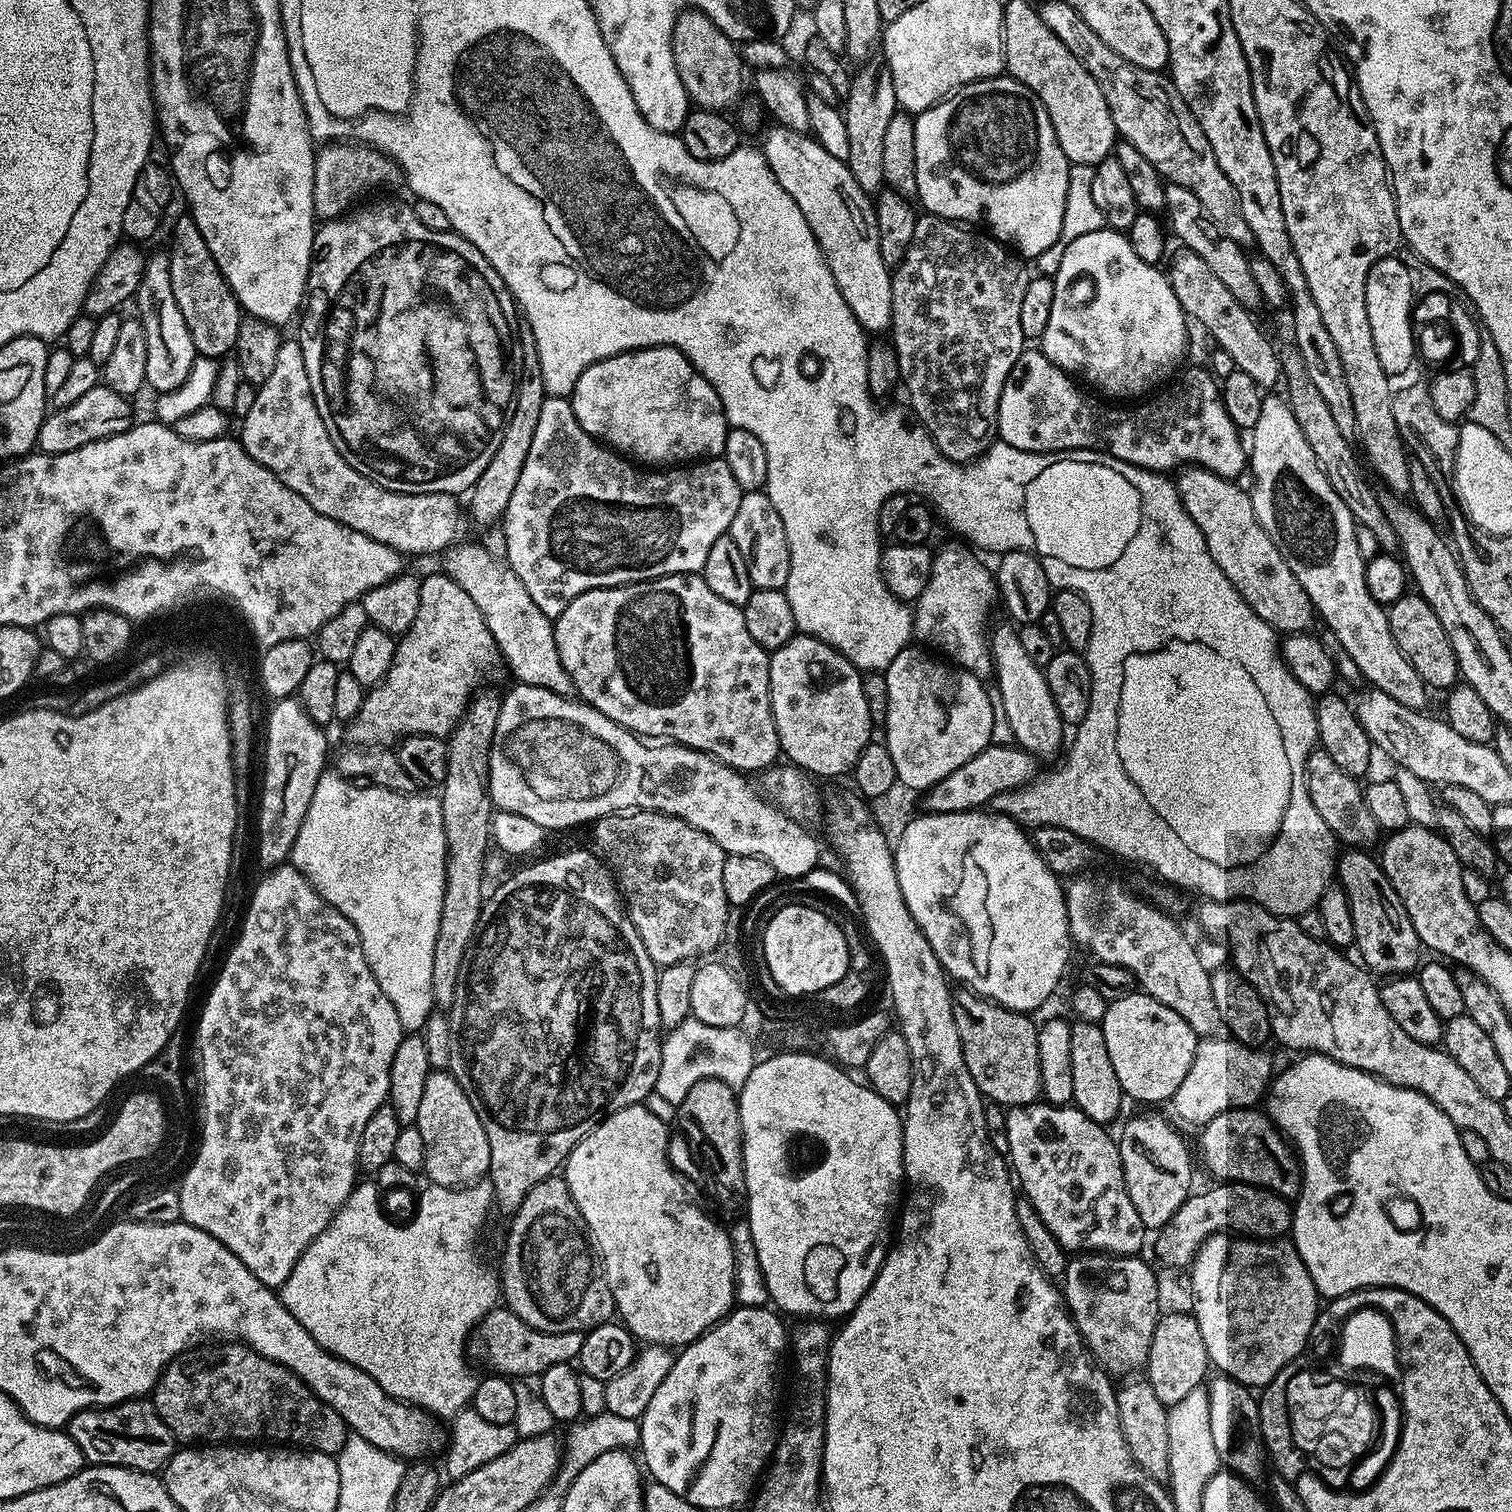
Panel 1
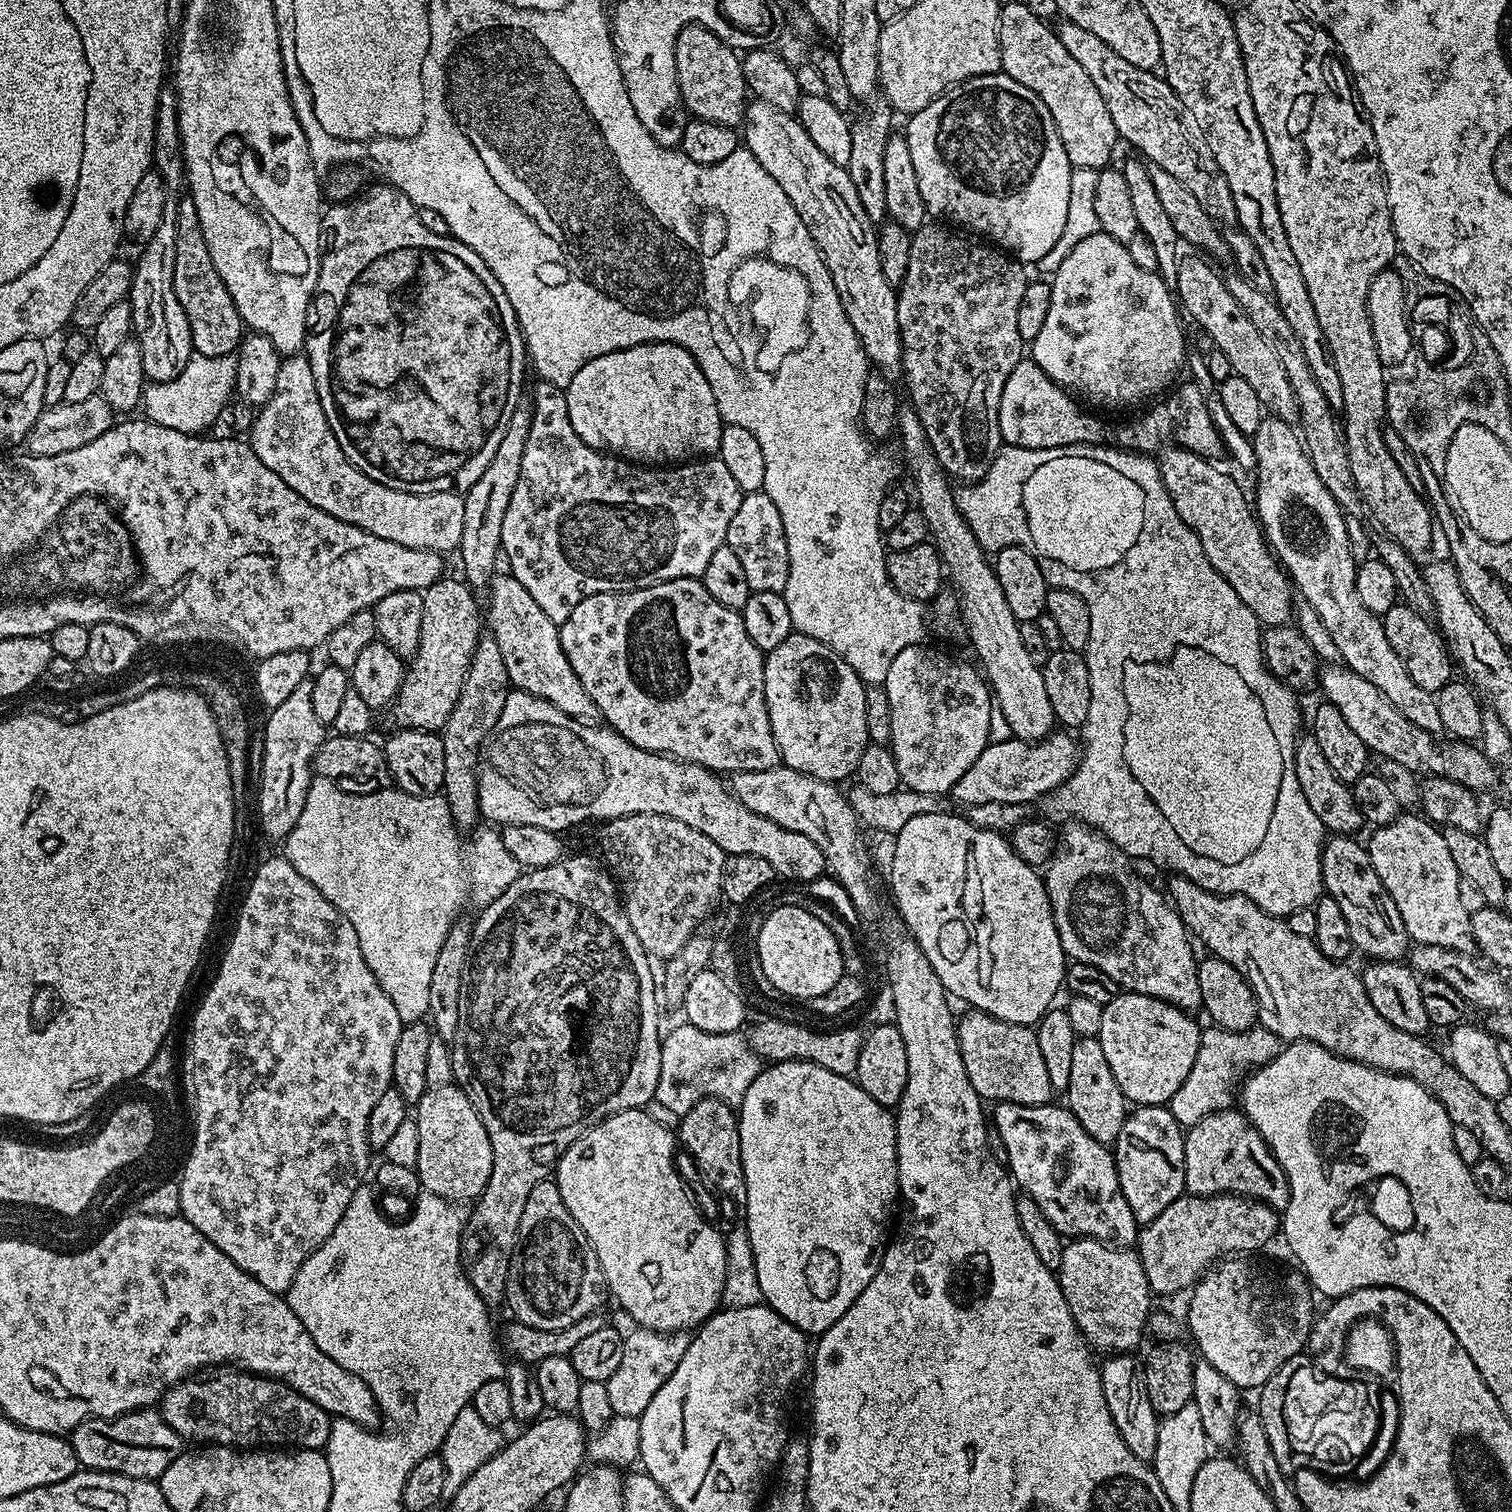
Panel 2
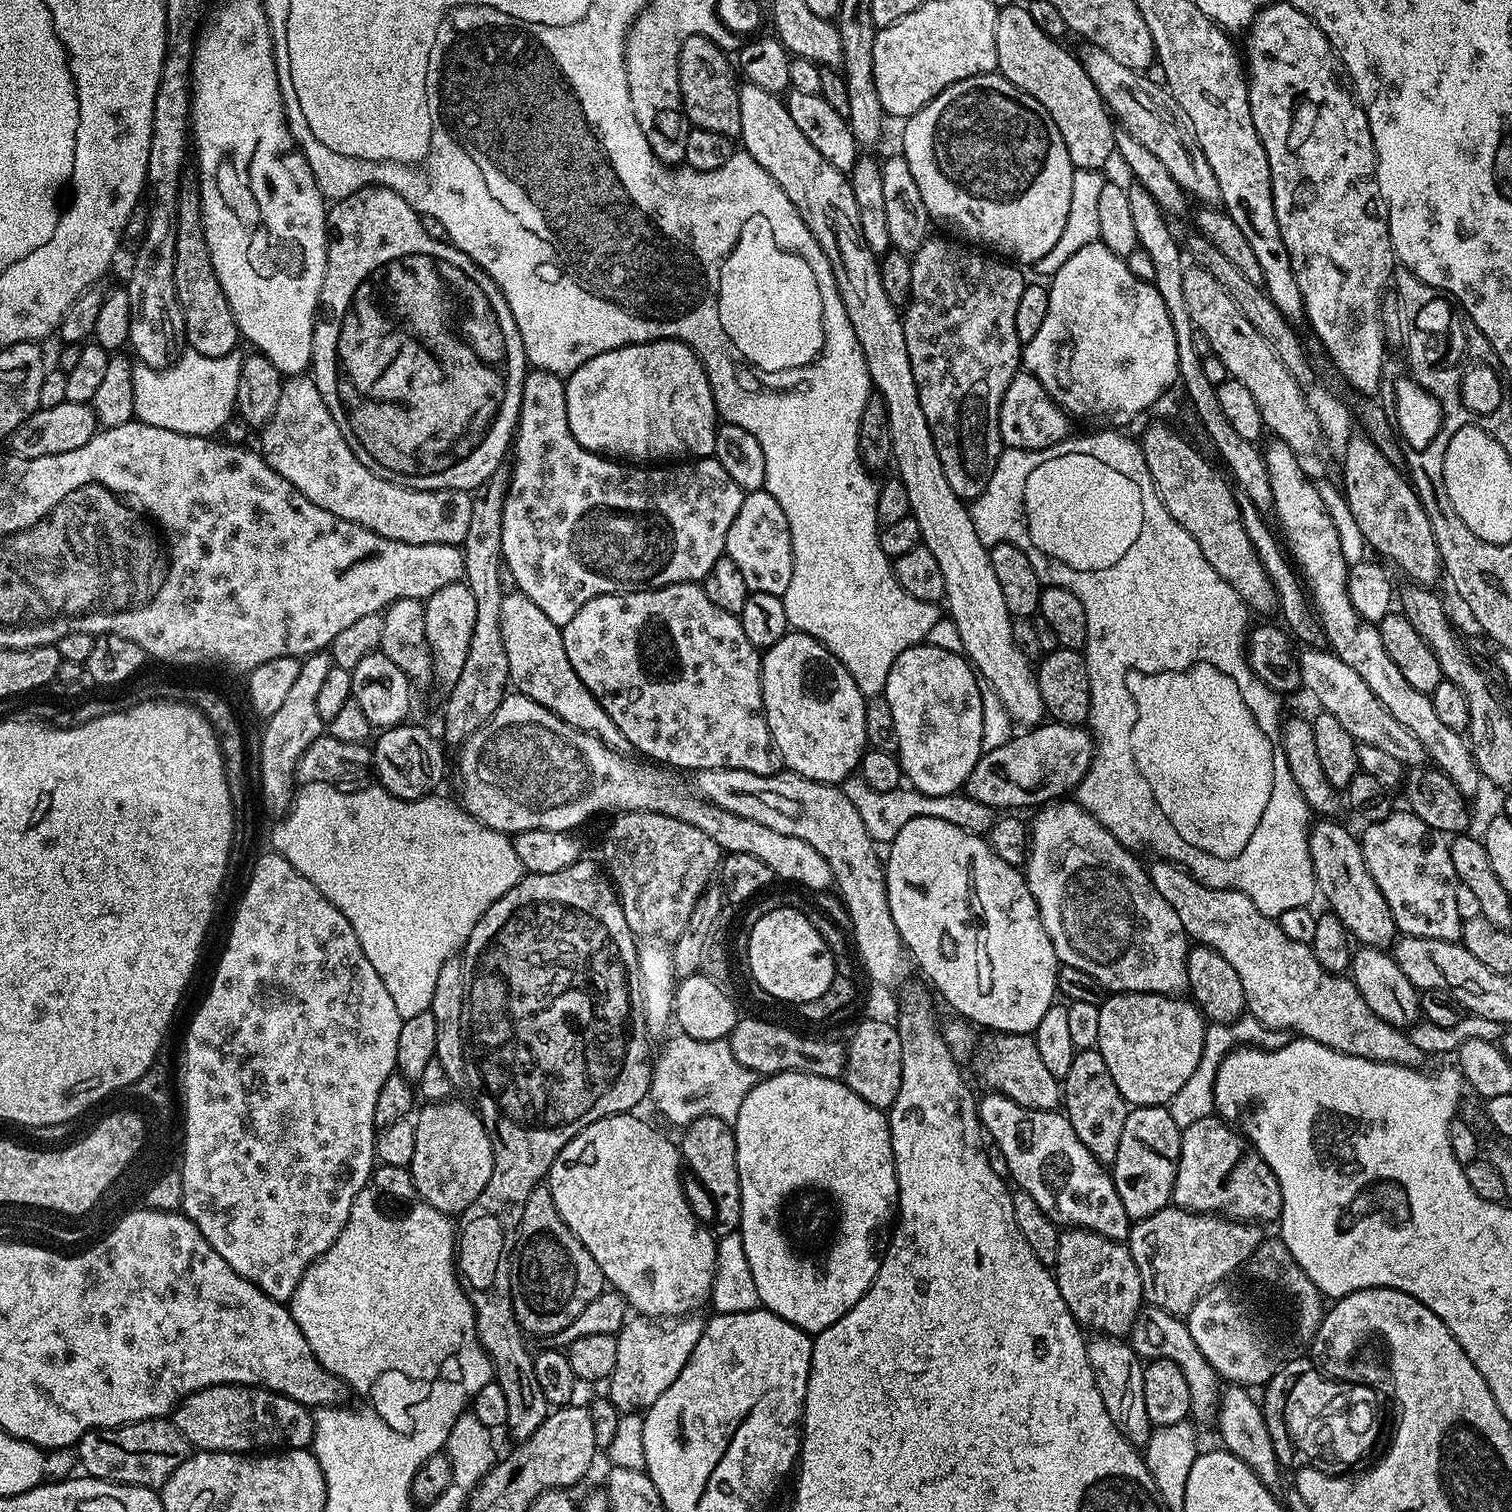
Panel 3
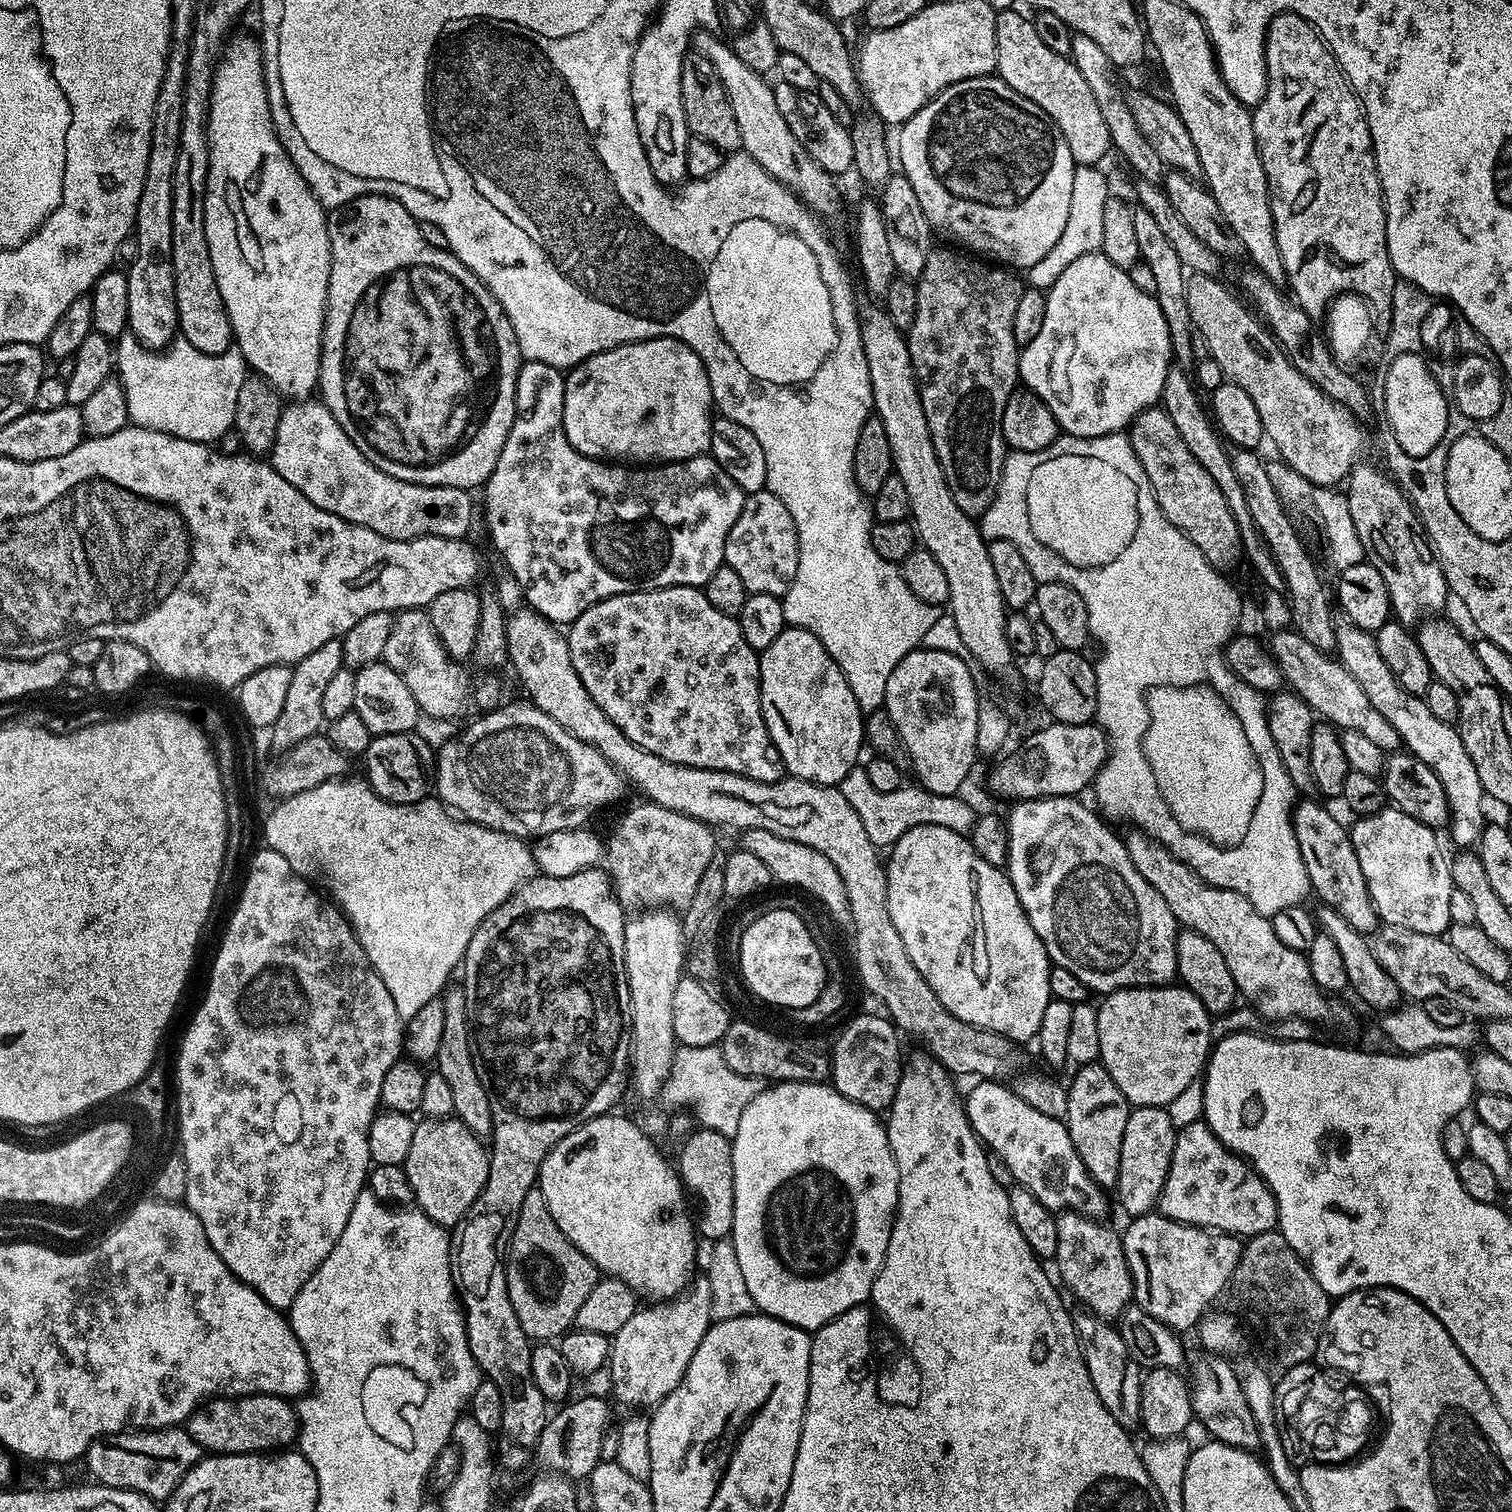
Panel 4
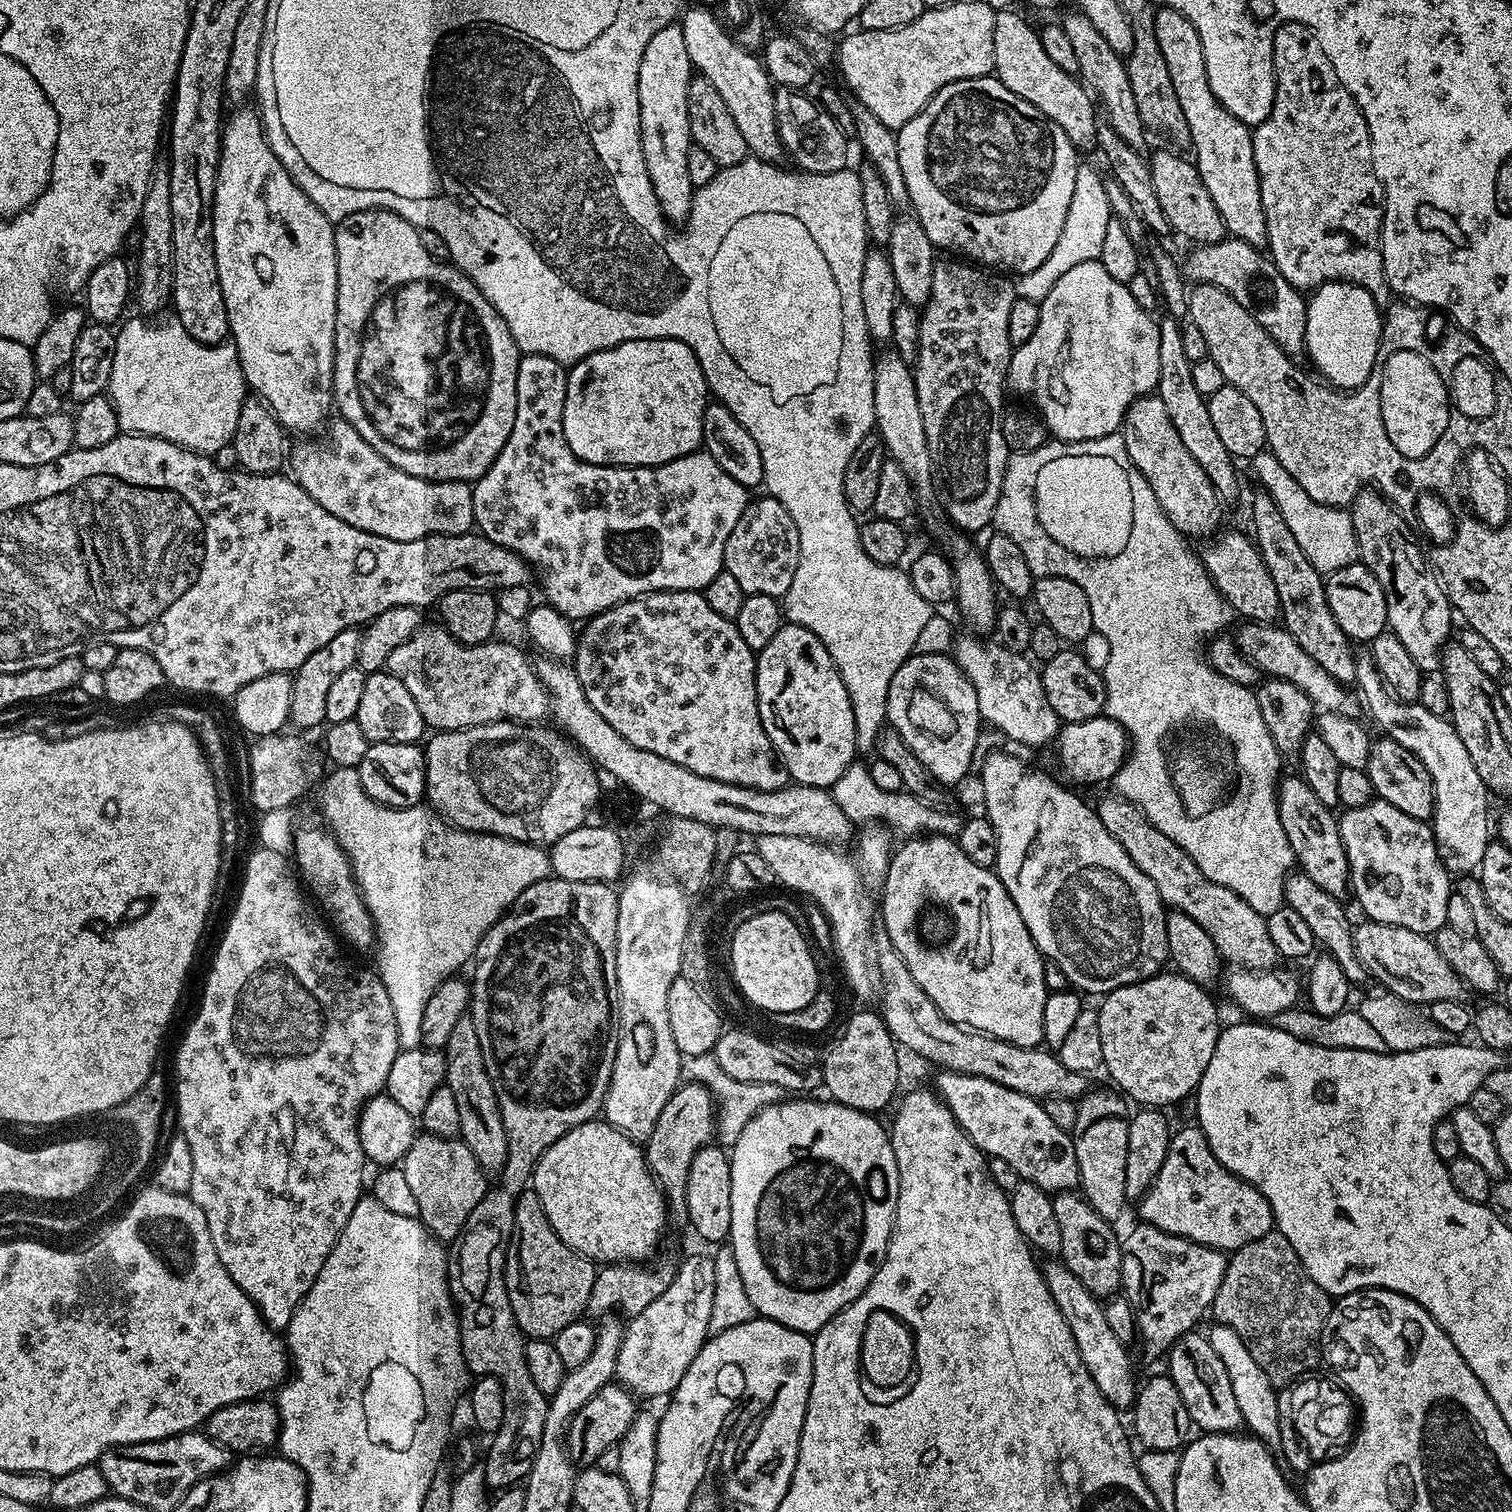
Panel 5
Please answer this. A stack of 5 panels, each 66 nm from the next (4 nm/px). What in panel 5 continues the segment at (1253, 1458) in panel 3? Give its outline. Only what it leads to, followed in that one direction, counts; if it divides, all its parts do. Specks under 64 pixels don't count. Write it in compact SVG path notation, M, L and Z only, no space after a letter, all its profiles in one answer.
M1190 1331L1173 1342L1167 1353L1167 1360L1167 1375L1171 1376L1174 1386L1178 1386L1178 1394L1182 1394L1182 1402L1186 1402L1186 1410L1190 1414L1193 1425L1201 1433L1236 1434L1244 1428L1242 1410L1238 1410L1238 1402L1234 1398L1234 1390L1230 1387L1230 1378L1226 1374L1226 1366L1222 1366L1222 1358L1218 1358L1218 1350L1210 1346L1208 1337L1203 1331Z

